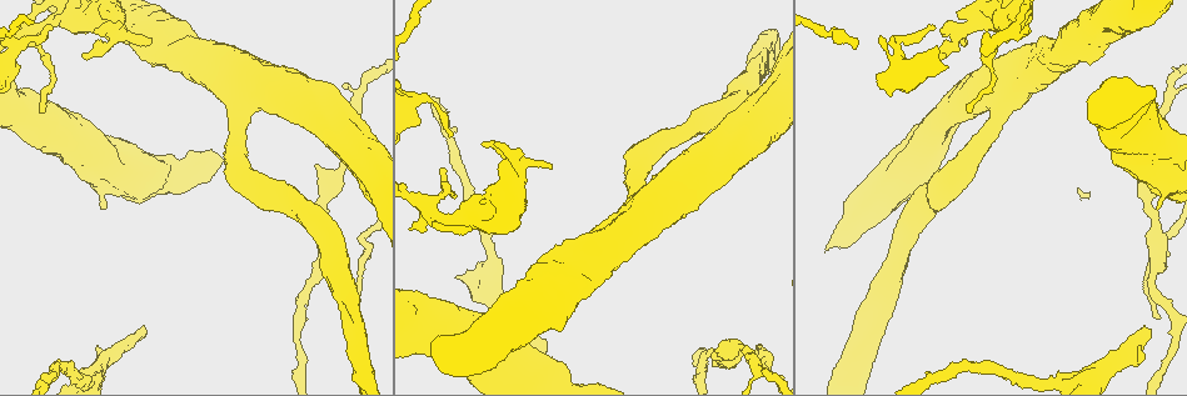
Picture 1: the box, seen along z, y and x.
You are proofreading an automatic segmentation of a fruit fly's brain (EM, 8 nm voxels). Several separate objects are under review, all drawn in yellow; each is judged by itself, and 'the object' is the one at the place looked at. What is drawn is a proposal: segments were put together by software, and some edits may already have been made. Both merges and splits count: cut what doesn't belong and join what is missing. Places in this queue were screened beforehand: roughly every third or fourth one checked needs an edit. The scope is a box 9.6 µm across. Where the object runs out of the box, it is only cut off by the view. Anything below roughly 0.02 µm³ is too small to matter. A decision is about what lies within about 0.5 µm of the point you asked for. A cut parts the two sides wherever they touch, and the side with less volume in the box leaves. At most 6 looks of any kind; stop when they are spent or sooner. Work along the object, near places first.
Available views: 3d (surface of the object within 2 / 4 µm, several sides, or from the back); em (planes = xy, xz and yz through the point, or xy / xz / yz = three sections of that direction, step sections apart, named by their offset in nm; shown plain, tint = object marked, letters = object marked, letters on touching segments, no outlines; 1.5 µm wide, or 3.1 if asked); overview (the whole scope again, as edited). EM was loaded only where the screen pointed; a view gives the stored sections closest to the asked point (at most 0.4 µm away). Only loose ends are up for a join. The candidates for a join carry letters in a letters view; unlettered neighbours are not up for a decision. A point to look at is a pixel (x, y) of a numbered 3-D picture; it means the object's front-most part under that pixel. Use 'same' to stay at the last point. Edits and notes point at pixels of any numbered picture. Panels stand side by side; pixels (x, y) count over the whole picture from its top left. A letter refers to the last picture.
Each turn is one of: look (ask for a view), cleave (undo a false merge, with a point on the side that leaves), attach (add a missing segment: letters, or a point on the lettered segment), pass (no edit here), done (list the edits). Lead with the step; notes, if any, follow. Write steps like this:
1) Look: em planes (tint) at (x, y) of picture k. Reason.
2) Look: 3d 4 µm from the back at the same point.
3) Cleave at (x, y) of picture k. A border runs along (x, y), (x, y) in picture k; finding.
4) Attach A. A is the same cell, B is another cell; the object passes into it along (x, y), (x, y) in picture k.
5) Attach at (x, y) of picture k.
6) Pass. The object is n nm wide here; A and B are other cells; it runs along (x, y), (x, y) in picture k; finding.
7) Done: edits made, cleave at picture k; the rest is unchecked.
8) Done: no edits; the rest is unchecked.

Look: 3d 2 µm from the back at (41, 112) of picture 1.

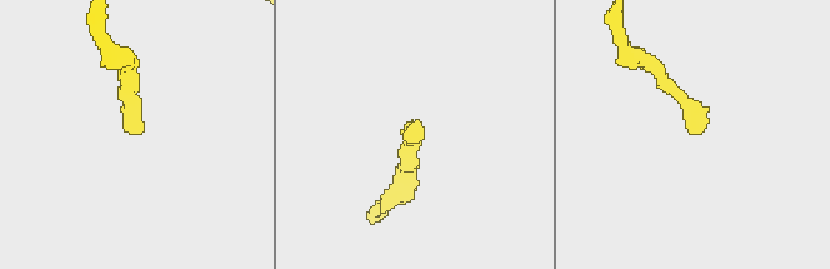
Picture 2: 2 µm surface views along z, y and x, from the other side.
Look: em yz step 4 (tint) at (142, 126) of picture 2. Need the tissue.

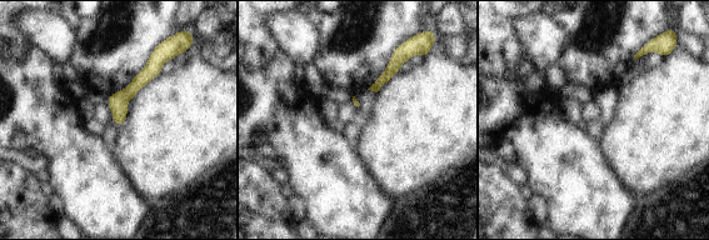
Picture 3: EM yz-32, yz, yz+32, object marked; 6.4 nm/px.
Look: em planes (letters) at the same point. Cut it another way.

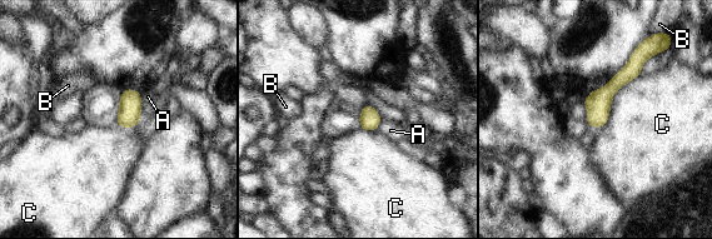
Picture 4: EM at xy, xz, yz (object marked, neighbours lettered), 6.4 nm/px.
Pass. The object is 140 nm wide here; A, B and C are other cells; a border runs along (641, 73), (598, 129) in picture 4; no lettered segment goes on from it.

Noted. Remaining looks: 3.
Look: em planes (plain) at (143, 329) of picture 1. Branch stops here.

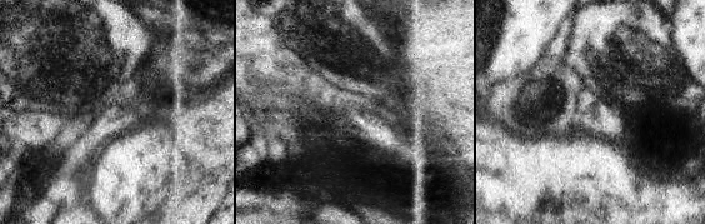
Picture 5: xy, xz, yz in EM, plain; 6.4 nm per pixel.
Look: em planes (letters) at the same point.

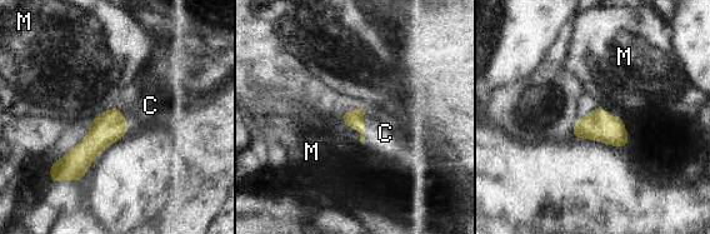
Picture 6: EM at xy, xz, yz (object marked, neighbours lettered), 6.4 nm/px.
Attach C. The object is 120 nm wide here; C is the same cell, M is another cell; the object passes into it along (353, 119), (364, 127), (385, 133) in picture 6; it goes on there.

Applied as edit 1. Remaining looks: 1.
Done: edits made, attach at picture 6; the rest is unchecked.

